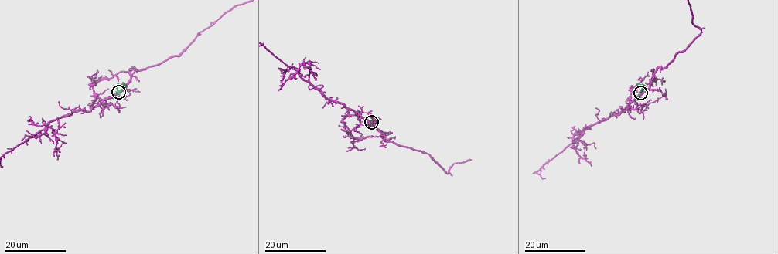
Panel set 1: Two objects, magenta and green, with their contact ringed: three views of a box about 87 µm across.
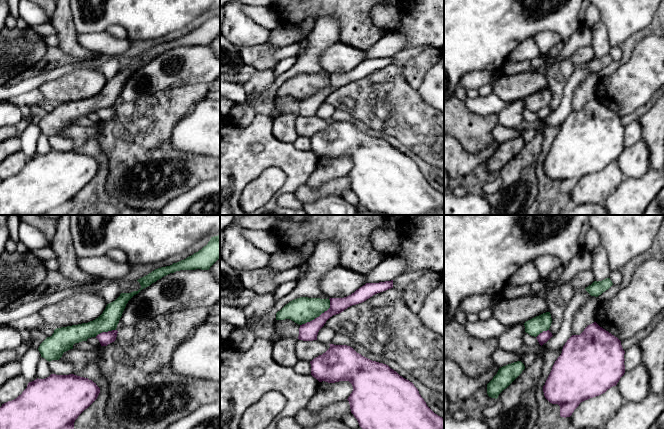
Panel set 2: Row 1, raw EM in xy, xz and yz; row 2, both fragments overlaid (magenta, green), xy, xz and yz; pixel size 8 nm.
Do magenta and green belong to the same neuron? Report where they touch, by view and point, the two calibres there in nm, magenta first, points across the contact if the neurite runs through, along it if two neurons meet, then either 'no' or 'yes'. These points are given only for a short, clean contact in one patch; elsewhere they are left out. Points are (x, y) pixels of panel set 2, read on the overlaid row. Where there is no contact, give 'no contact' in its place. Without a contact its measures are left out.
meets magenta in xz at (319, 316); 140 nm thick on the magenta side, 200 nm on the other; no

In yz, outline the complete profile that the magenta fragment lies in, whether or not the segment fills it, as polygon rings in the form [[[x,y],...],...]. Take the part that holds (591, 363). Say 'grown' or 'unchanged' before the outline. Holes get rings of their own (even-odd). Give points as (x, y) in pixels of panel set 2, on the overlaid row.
unchanged; [[[596,322],[580,335],[572,335],[563,346],[543,386],[545,398],[560,406],[560,416],[570,417],[579,404],[616,386],[625,373],[625,351],[621,341]]]

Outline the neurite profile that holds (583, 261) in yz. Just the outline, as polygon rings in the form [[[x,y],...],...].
[[[579,252],[567,265],[560,278],[556,281],[558,284],[570,282],[580,272],[591,270],[593,258],[591,253]]]

